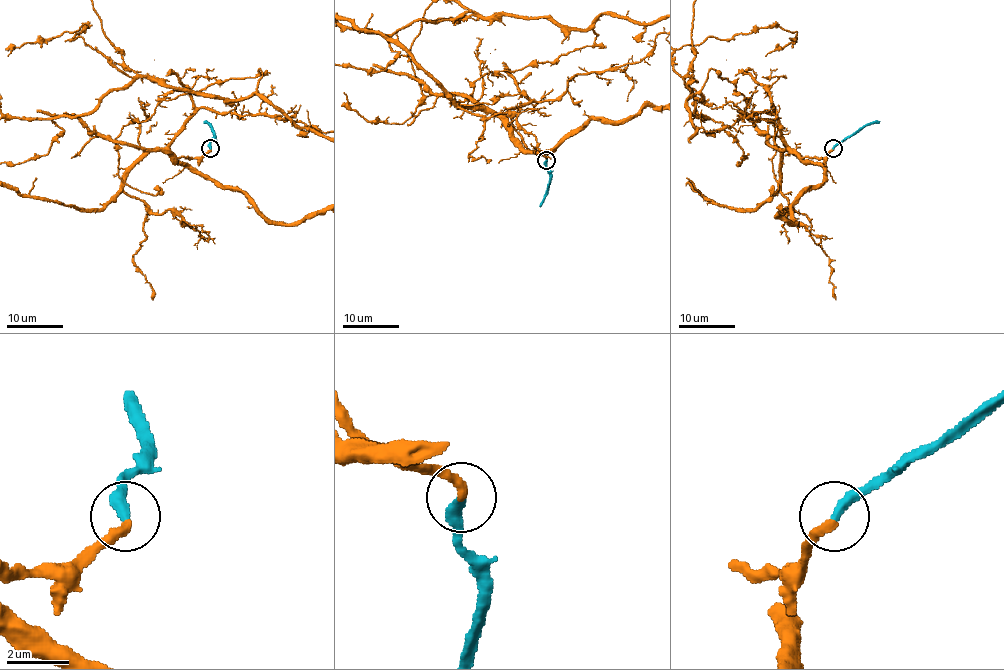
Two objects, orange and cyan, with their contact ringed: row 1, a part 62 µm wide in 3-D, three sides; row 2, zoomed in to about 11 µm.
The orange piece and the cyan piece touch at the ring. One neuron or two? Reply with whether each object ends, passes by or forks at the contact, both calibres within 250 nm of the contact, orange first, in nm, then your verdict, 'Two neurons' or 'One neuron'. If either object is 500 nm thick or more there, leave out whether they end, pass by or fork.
At the ring orange ends. At the ring cyan ends. Thickness 280 nm (orange) against 360 nm. One neuron

